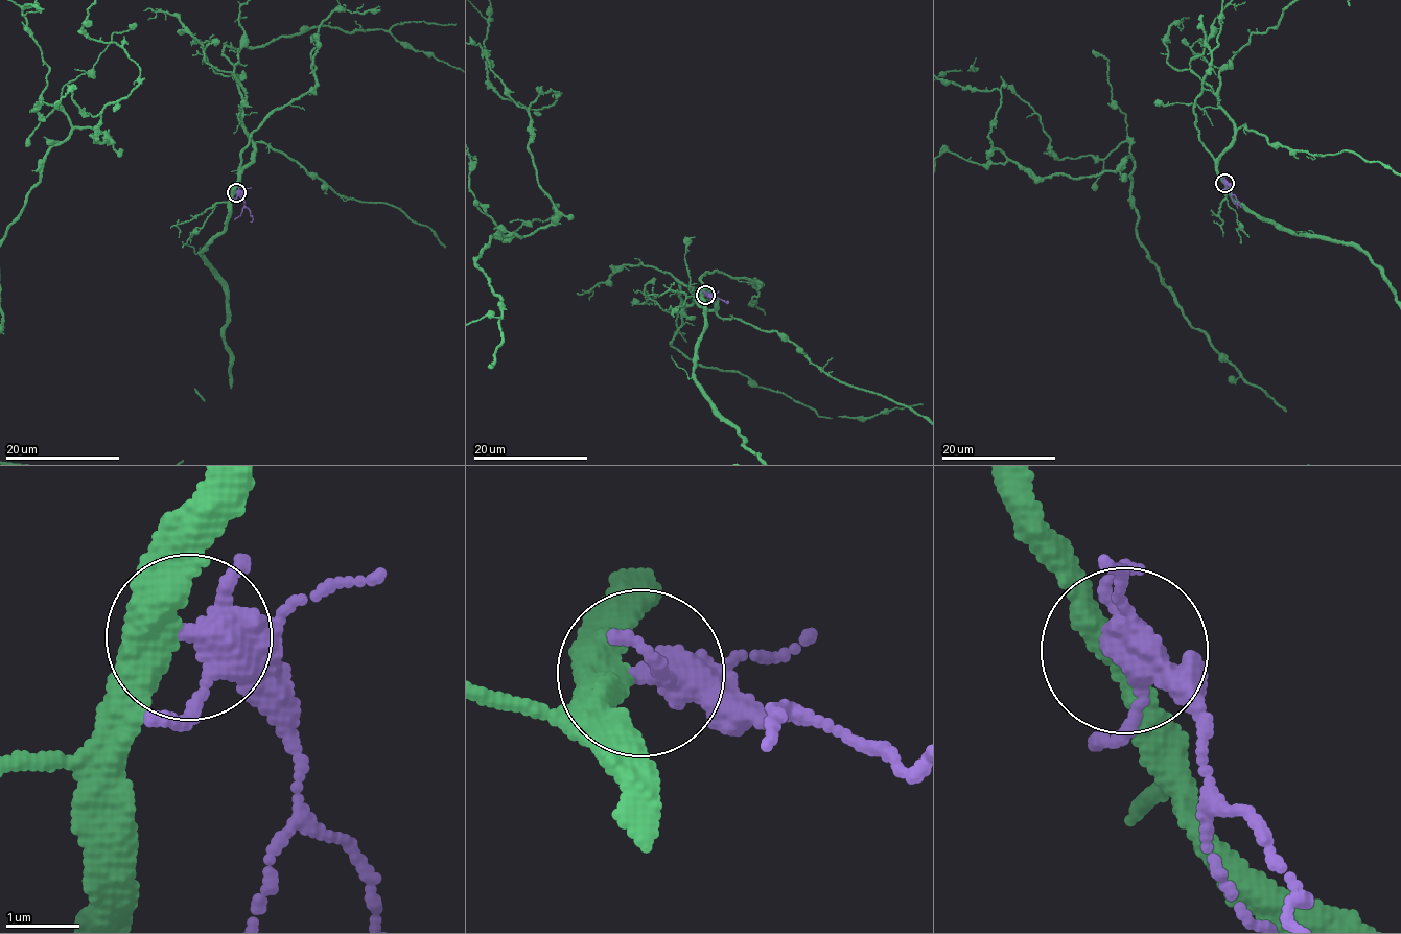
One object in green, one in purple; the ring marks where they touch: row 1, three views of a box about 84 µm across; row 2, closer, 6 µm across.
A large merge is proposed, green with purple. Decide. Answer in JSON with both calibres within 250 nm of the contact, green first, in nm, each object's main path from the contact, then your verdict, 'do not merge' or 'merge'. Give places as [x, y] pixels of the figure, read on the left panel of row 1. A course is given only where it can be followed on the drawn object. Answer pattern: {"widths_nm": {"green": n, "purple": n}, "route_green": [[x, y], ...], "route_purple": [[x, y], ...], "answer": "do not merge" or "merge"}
{"widths_nm": {"green": 400, "purple": 320}, "route_purple": [[236, 192], [253, 217], [251, 222]], "answer": "do not merge"}

